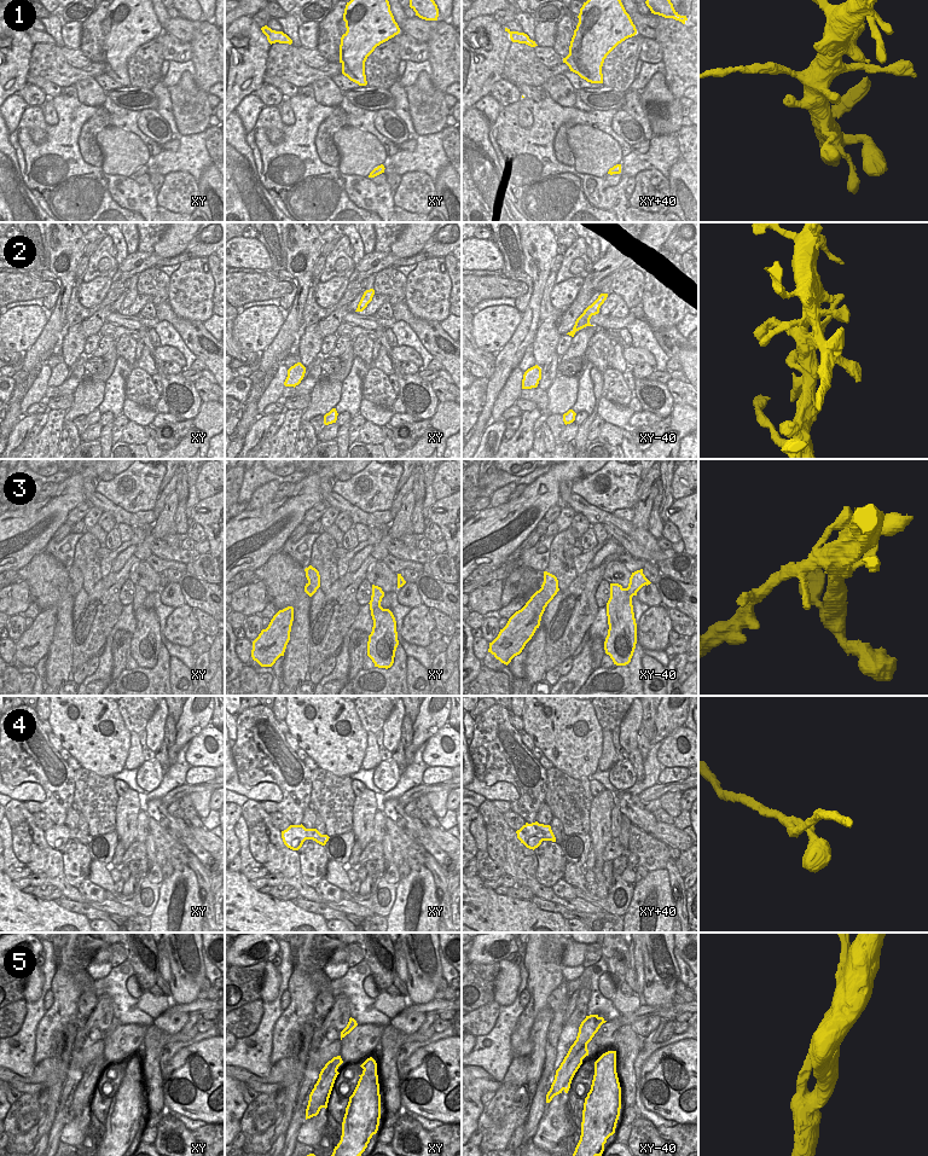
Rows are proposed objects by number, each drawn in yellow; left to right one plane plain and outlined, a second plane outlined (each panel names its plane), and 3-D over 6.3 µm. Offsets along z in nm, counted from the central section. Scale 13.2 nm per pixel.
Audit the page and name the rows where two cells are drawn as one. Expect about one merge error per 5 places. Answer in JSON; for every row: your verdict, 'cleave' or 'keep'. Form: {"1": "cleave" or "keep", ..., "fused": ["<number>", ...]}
{"1": "cleave", "2": "keep", "3": "keep", "4": "keep", "5": "keep", "fused": ["1"]}

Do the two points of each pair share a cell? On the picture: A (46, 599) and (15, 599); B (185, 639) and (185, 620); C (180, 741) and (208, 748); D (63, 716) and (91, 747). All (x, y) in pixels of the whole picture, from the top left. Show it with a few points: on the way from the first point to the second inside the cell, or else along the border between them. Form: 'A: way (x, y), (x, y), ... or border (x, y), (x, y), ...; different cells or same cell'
A: border (23, 579), (28, 585), (32, 600); different cells
B: way (185, 634), (185, 625); same cell
C: border (208, 725), (190, 739); different cells
D: way (70, 724), (83, 739); same cell

